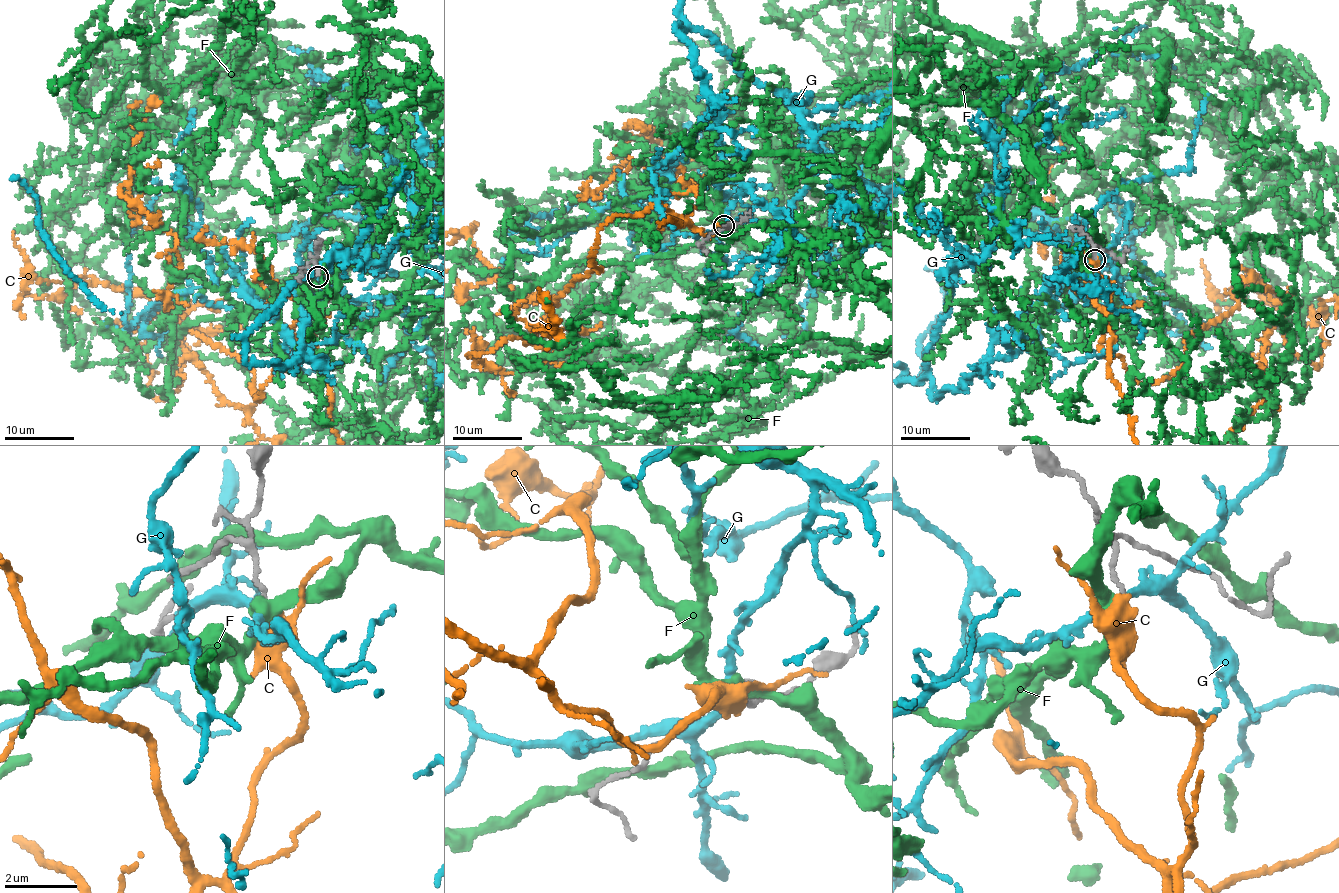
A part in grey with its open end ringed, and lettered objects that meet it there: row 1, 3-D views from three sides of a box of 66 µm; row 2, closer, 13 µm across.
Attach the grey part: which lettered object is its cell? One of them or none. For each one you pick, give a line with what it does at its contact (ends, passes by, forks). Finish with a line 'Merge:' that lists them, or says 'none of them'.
C: It ends there
Merge: C

